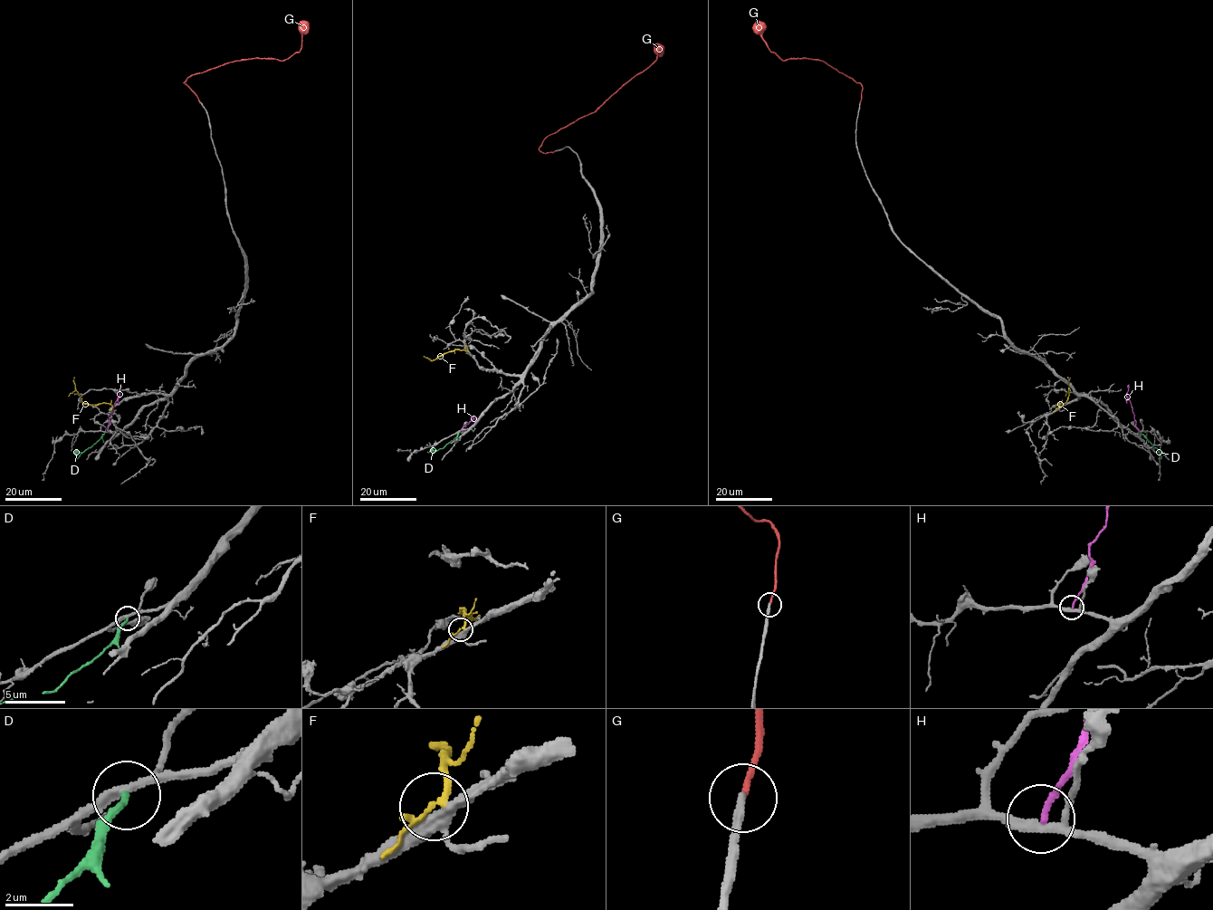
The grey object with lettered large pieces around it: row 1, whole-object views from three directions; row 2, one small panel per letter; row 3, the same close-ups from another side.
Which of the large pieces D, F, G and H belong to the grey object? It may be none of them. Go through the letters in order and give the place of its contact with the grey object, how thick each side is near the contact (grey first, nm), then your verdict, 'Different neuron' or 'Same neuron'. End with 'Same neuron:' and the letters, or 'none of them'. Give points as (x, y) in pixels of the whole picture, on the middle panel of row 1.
D: Touches grey at (460, 431). Thickness 240 nm (grey) against 190 nm. Different neuron
F: Touches grey at (467, 349). Thickness 380 nm (grey) against 160 nm. Different neuron
G: Touches grey at (555, 151). Thickness 240 nm (grey) against 190 nm. Different neuron
H: Touches grey at (460, 430). Thickness 240 nm (grey) against 160 nm. Same neuron
Same neuron: H

